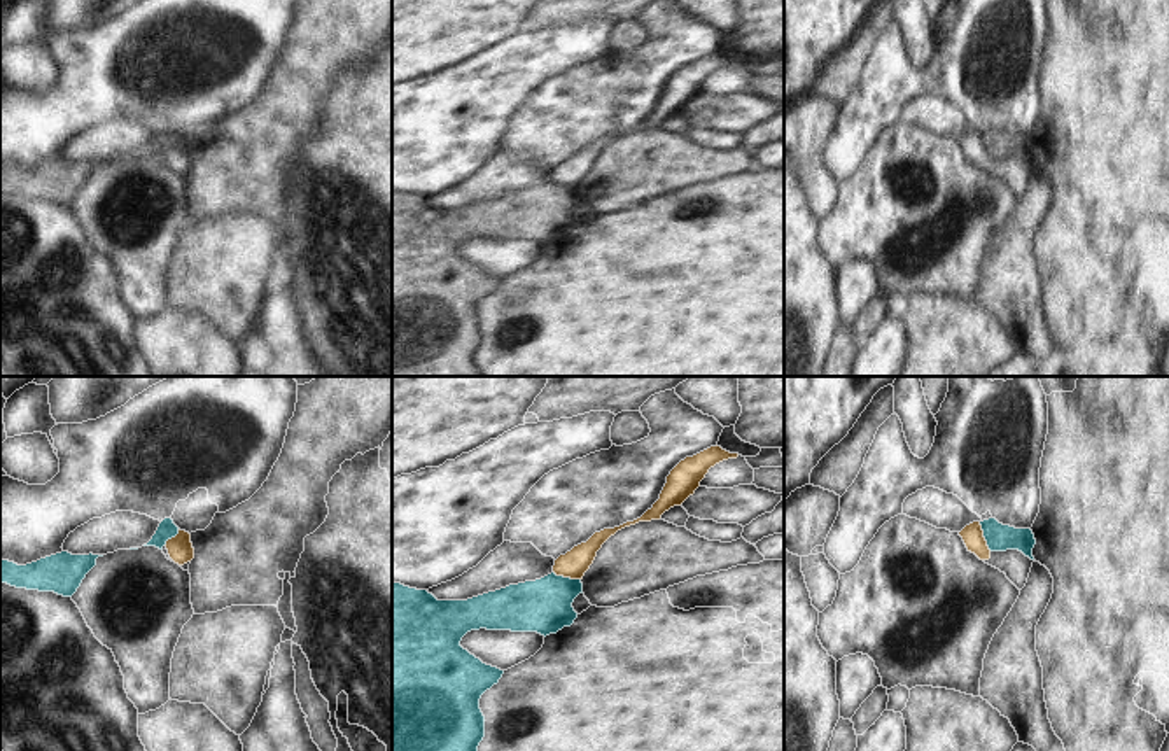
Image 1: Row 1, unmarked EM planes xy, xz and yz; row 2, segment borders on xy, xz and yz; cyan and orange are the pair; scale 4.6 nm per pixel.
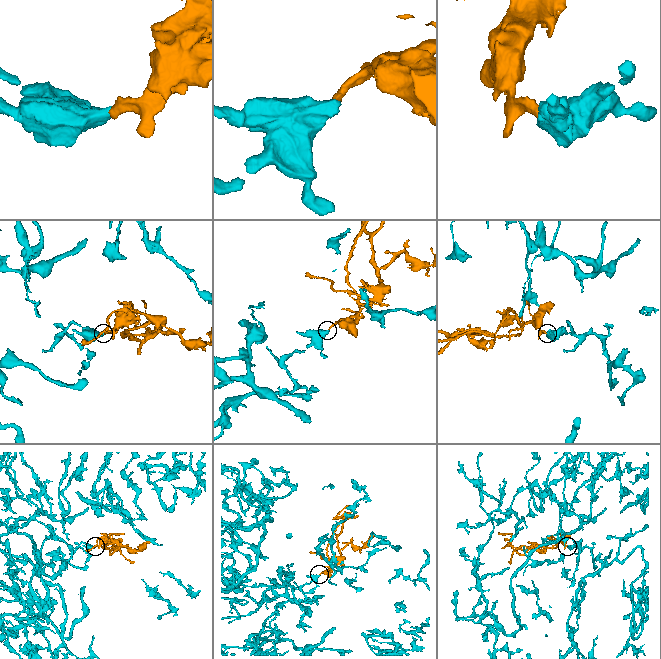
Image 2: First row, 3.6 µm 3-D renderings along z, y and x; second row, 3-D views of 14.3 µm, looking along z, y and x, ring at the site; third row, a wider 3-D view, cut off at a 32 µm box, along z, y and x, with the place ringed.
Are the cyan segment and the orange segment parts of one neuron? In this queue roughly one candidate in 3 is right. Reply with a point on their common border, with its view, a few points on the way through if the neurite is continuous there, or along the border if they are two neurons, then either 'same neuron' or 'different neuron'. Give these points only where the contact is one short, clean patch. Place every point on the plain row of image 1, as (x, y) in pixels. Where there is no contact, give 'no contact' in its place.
yz (984, 144) | along yz (979, 130), (986, 153), (991, 158) | different neuron

